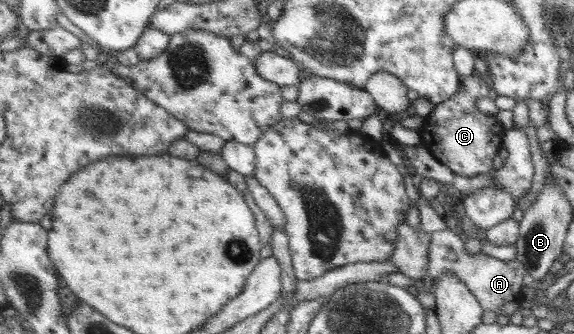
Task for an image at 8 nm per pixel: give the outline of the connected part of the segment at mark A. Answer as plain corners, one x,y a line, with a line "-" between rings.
438,230
430,232
429,235
429,266
425,267
429,280
435,283
441,274
453,272
453,276
467,286
467,290
473,294
483,311
491,311
495,315
502,314
509,318
513,311
520,308
521,282
526,271
517,259
503,261
481,252
468,254
461,238
457,236
457,230

